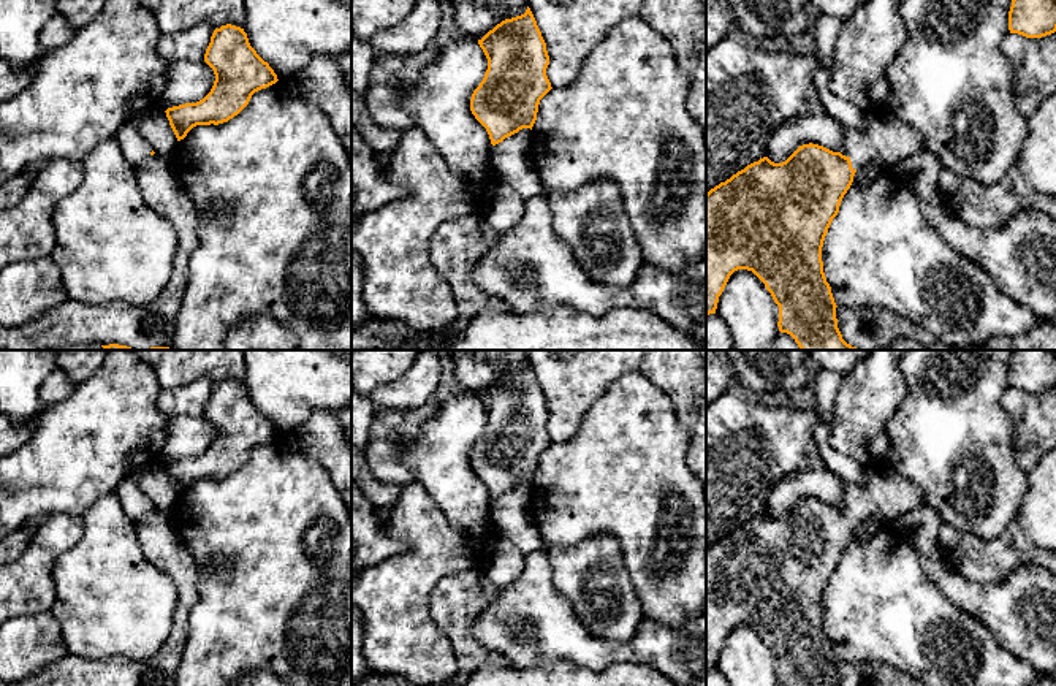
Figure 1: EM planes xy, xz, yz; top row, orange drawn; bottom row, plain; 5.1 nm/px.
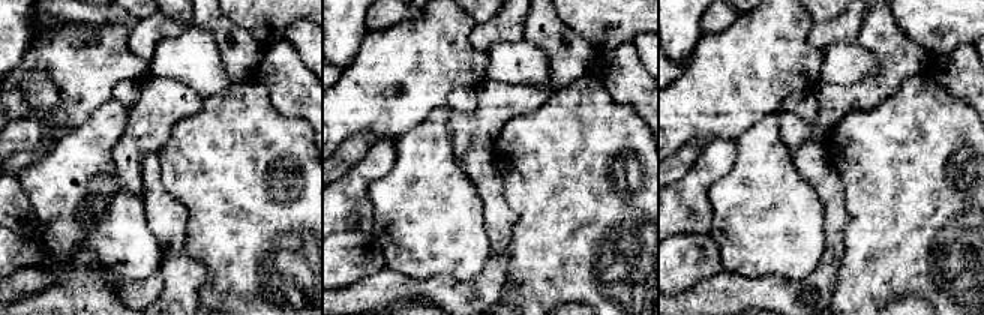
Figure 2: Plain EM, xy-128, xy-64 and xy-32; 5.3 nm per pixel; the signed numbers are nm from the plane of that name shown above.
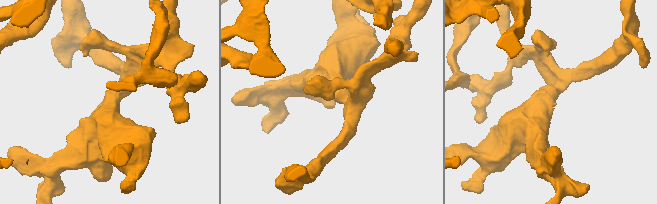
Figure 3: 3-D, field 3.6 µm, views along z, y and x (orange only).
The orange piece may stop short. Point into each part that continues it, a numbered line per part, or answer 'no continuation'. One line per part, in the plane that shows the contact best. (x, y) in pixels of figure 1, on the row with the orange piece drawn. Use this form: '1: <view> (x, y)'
1: yz (888, 140)

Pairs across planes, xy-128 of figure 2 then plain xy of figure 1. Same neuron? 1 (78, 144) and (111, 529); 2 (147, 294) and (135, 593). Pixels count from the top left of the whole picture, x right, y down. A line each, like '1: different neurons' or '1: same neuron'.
1: same neuron
2: different neurons

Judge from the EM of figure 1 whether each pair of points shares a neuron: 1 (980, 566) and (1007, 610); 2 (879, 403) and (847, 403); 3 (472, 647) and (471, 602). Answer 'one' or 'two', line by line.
1: two
2: one
3: one

